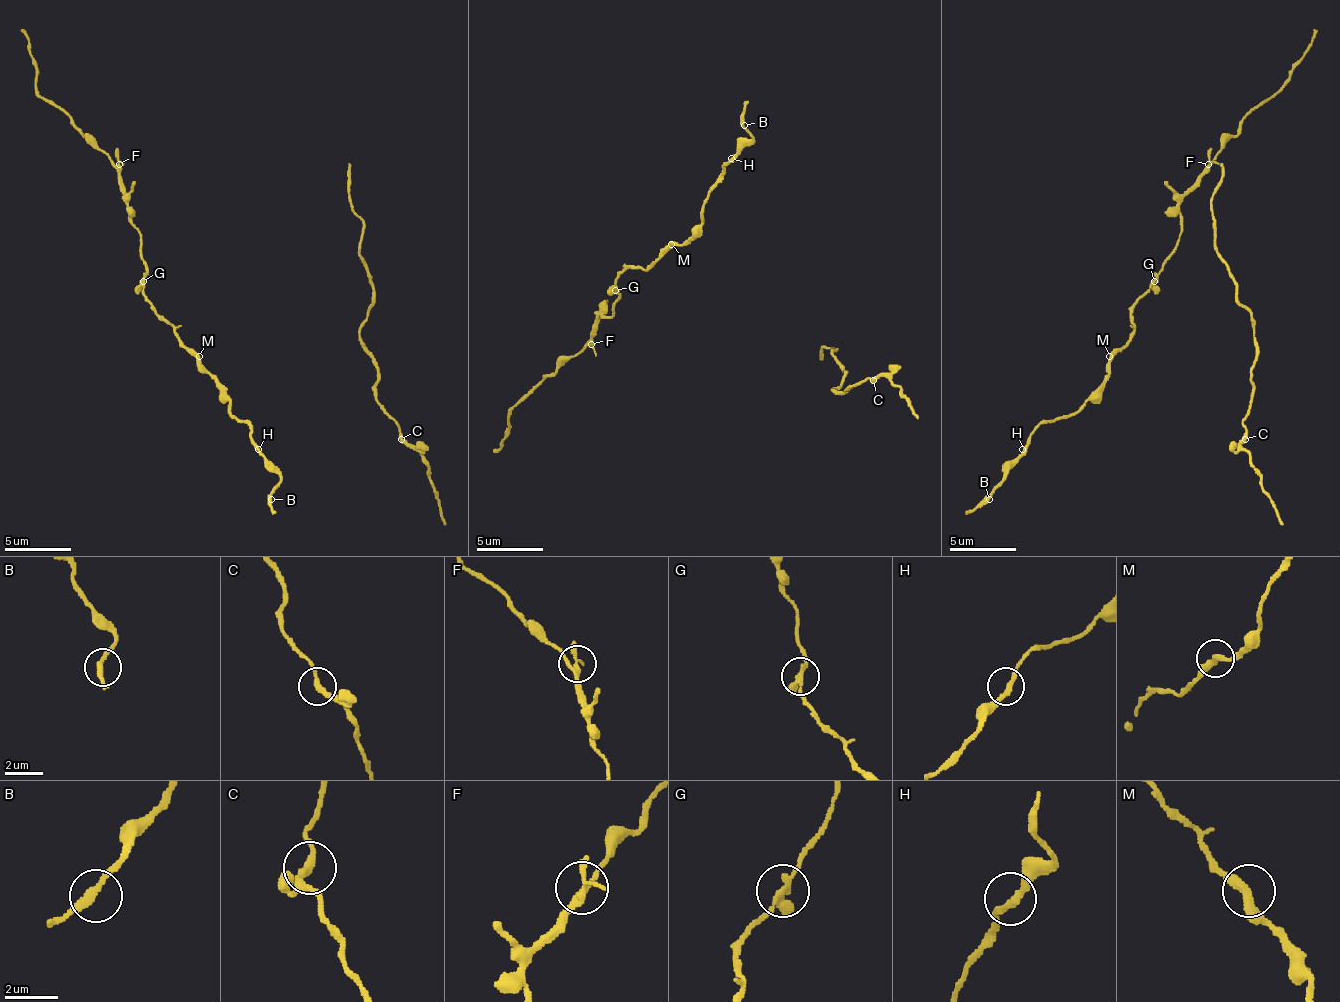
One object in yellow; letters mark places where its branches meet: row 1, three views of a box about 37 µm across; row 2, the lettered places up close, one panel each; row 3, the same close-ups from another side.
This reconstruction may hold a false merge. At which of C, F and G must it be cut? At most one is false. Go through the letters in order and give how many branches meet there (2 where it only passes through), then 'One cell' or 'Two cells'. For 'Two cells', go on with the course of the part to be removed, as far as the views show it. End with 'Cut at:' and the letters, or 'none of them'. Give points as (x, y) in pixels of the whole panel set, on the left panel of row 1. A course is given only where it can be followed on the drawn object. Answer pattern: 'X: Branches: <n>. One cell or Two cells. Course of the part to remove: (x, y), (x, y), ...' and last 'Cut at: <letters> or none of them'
C: Branches: 2. One cell
F: Branches: 2. One cell
G: Branches: 2. One cell
Cut at: none of them

